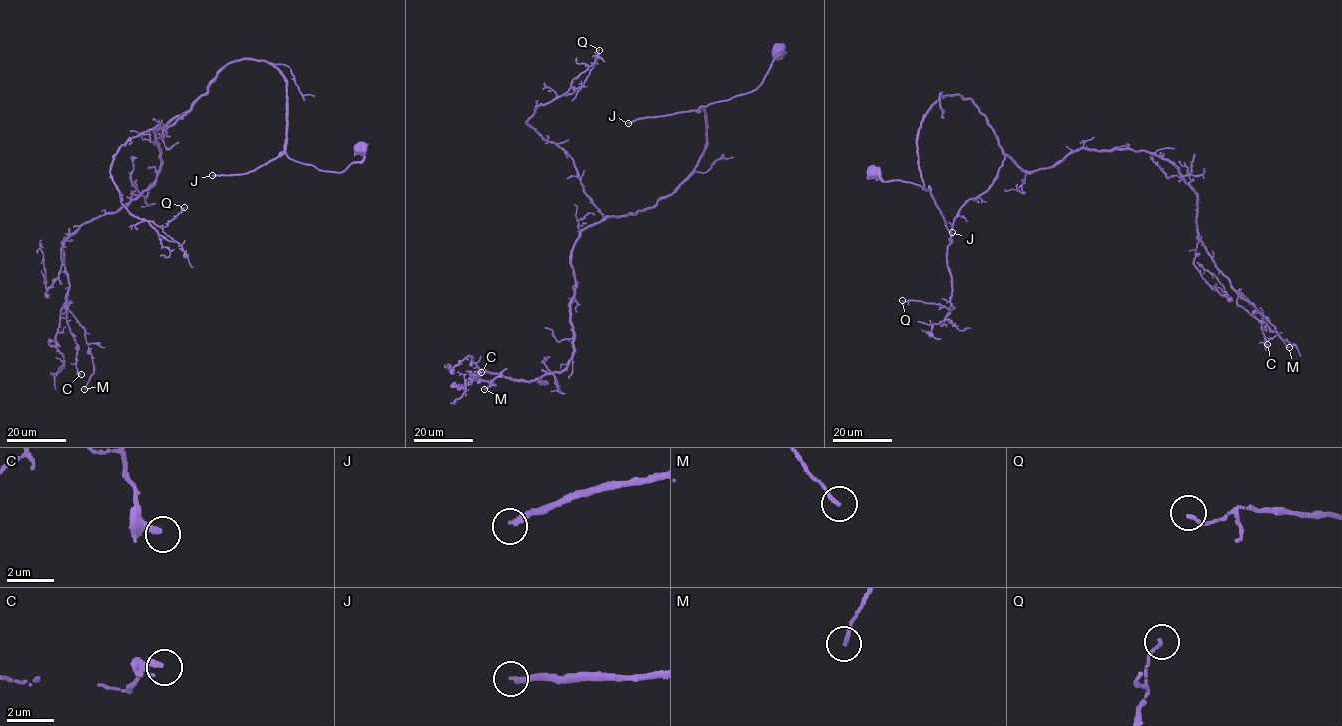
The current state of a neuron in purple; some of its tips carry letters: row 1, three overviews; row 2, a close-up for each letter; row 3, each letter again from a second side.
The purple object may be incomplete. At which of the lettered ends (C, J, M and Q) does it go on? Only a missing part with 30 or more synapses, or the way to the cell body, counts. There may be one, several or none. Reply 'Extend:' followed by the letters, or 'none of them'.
Extend: J

